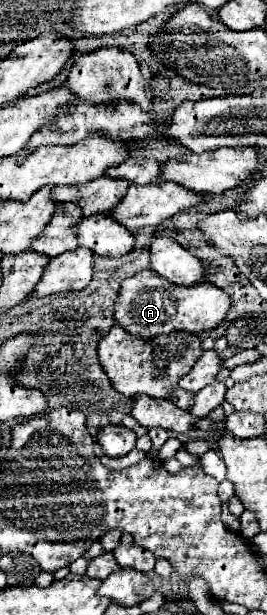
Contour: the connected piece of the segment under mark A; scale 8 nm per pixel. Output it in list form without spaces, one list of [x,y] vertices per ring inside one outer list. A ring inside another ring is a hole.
[[[141,270],[135,276],[123,280],[119,298],[115,304],[115,320],[127,332],[141,338],[153,338],[157,334],[169,334],[173,330],[201,332],[217,328],[233,306],[231,296],[211,282],[197,282],[189,288],[173,286],[169,280],[153,274],[153,270]]]

